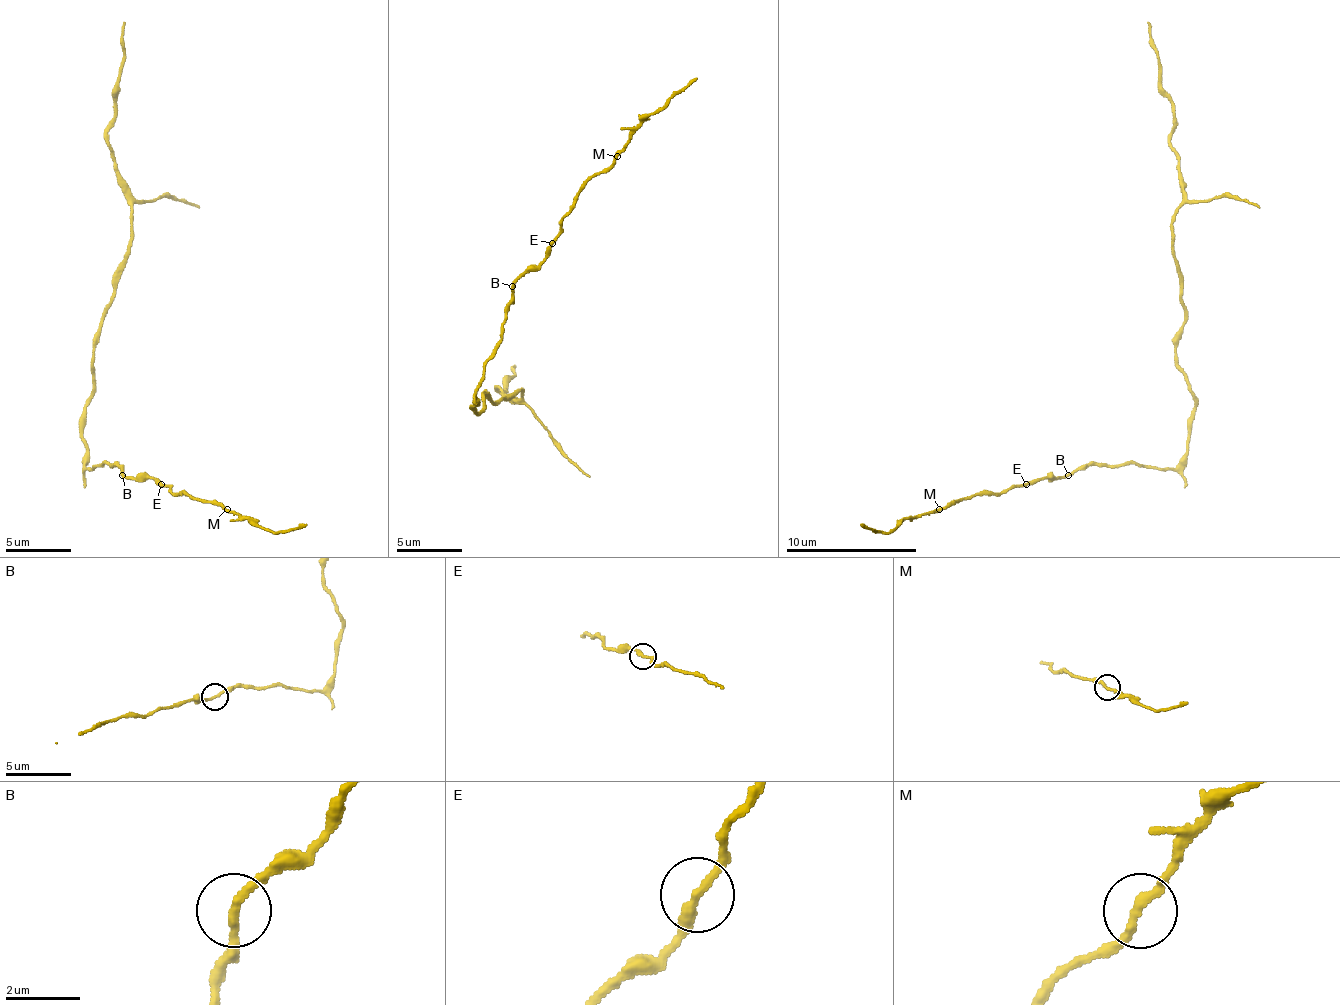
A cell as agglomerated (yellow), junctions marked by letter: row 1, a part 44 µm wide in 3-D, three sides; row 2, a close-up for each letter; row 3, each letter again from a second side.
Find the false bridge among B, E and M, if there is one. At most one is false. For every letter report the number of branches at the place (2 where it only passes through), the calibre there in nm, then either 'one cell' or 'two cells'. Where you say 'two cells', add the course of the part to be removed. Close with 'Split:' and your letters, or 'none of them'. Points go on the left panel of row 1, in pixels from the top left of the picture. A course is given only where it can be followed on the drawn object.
B: branches 2; calibre 220 nm; one cell
E: branches 2; calibre 260 nm; one cell
M: branches 2; calibre 240 nm; one cell
Split: none of them

